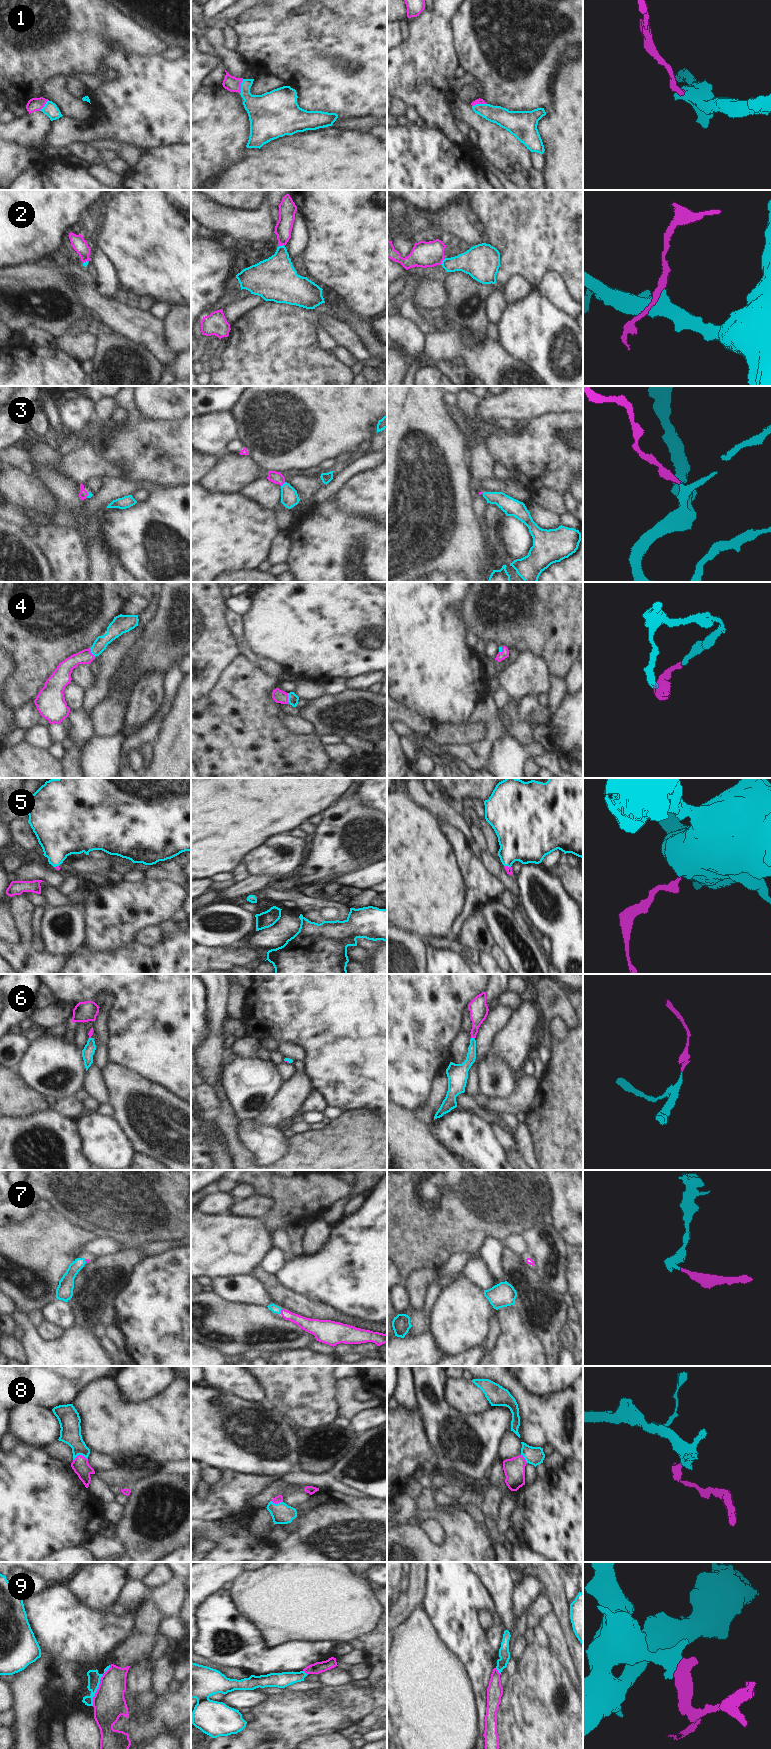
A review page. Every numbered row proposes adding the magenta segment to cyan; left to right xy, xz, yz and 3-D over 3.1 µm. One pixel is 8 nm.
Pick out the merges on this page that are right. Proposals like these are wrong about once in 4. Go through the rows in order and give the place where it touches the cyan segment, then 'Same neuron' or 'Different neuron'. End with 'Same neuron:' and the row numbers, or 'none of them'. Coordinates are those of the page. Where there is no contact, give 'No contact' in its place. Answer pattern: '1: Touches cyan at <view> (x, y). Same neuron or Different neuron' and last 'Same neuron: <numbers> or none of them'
1: Touches cyan at yz (479, 104). Same neuron
2: Touches cyan at xz (282, 245). Different neuron
3: Touches cyan at xz (283, 484). Same neuron
4: Touches cyan at xz (288, 698). Same neuron
5: Touches cyan at yz (507, 865). Same neuron
6: Touches cyan at yz (473, 1038). Same neuron
7: Touches cyan at xz (280, 1311). Same neuron
8: Touches cyan at xy (80, 1454). Same neuron
9: Touches cyan at xy (98, 1685). Different neuron
Same neuron: 1, 3, 4, 5, 6, 7, 8

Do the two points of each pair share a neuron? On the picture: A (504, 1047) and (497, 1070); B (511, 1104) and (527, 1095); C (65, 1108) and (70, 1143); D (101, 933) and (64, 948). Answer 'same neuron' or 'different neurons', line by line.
A: different neurons
B: same neuron
C: different neurons
D: different neurons

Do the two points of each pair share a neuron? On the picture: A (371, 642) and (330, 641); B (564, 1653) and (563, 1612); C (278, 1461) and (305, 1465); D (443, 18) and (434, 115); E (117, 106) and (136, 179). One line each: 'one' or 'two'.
A: one
B: two
C: two
D: one
E: two

